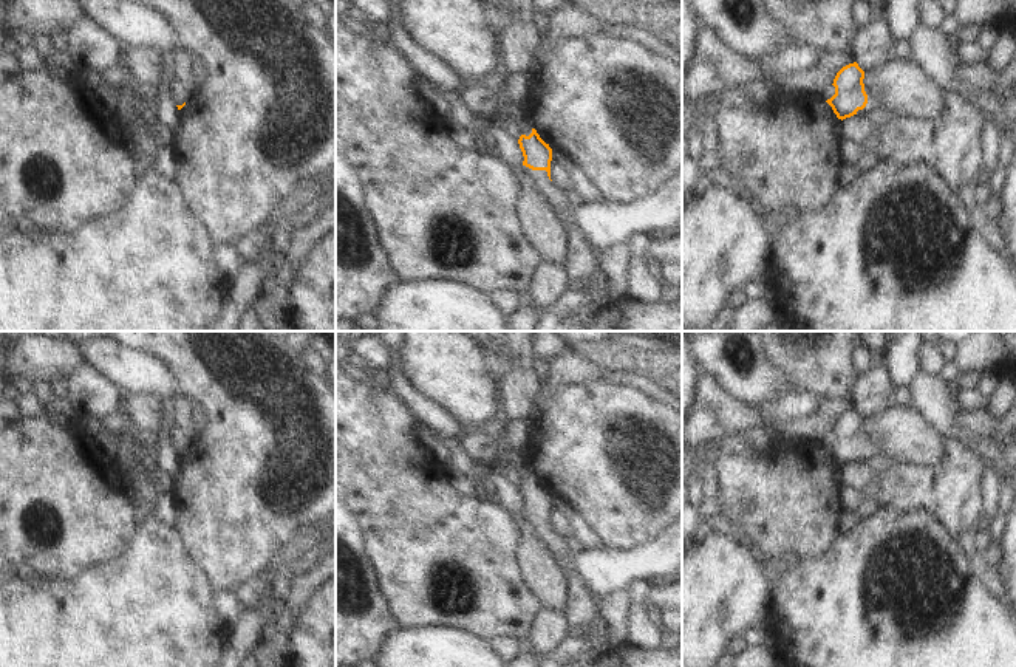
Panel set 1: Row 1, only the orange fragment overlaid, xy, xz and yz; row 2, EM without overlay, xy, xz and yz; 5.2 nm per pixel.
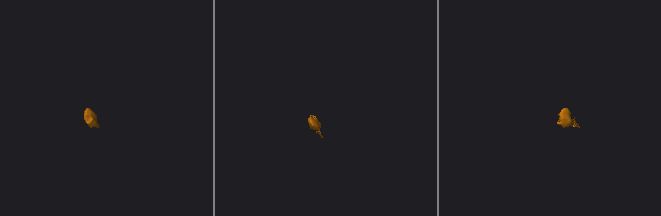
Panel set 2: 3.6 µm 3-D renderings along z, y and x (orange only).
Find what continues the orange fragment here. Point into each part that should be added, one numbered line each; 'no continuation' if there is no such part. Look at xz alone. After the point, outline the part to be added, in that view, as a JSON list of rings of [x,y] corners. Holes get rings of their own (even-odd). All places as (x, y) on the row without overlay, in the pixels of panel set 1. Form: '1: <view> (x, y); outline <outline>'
1: xz (518, 460); outline [[[503,430],[501,435],[501,446],[499,446],[499,455],[498,460],[506,466],[506,467],[513,467],[518,470],[521,481],[529,483],[532,480],[532,470],[529,467],[529,455],[521,450],[513,450],[504,443],[504,435],[506,430]]]
2: xz (579, 610); outline [[[526,512],[521,517],[530,525],[535,535],[551,549],[560,566],[564,570],[569,590],[563,610],[569,636],[580,636],[589,630],[595,616],[594,602],[581,579],[574,573],[572,552],[566,548],[563,535],[558,535],[546,517],[532,517]]]

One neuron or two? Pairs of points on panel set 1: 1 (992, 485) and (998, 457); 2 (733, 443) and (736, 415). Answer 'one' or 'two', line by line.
1: two
2: two

